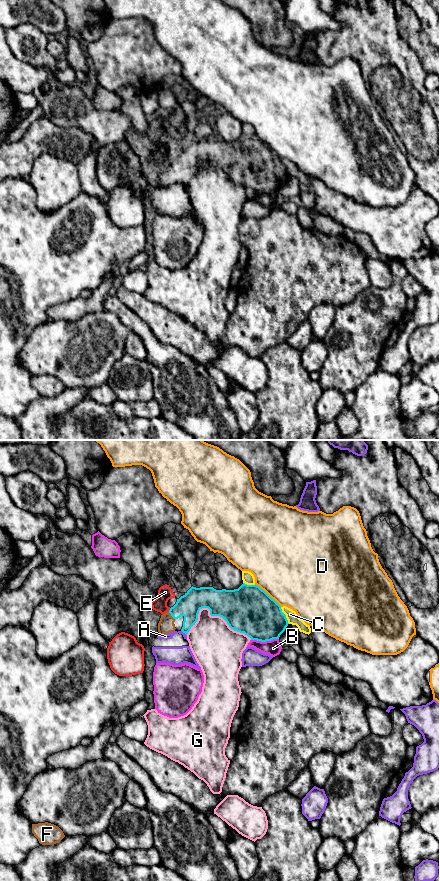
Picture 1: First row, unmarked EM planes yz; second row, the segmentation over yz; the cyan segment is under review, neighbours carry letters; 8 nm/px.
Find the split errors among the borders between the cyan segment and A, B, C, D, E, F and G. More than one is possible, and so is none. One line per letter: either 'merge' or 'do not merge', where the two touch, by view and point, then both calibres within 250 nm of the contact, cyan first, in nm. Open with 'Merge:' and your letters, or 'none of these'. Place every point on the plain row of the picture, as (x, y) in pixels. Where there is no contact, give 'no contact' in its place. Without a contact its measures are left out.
Merge: F
A: do not merge; meets cyan in yz at (184, 184); 190 nm thick on the cyan side, 50 nm on the other
B: do not merge; meets cyan in yz at (264, 193); 380 nm thick on the cyan side, 120 nm on the other
C: do not merge; meets cyan in yz at (285, 167); 360 nm thick on the cyan side, 90 nm on the other
D: do not merge; meets cyan in yz at (267, 146); 380 nm thick on the cyan side, 500 nm on the other
E: do not merge; meets cyan in yz at (169, 162); 190 nm thick on the cyan side, 120 nm on the other
F: merge; meets cyan in yz at (172, 168); 190 nm thick on the cyan side, 130 nm on the other
G: do not merge; meets cyan in yz at (213, 167); 340 nm thick on the cyan side, 380 nm on the other

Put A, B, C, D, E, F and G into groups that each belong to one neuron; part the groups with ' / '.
A E / B / C / D / F / G

